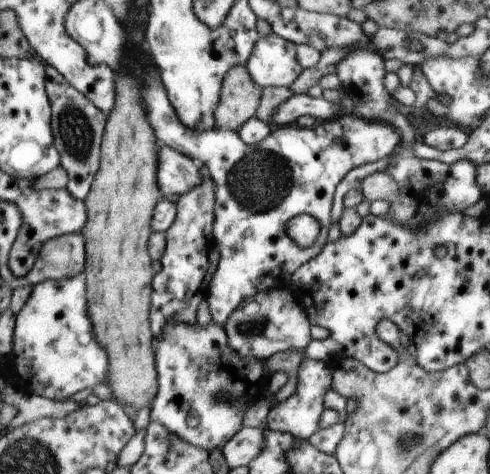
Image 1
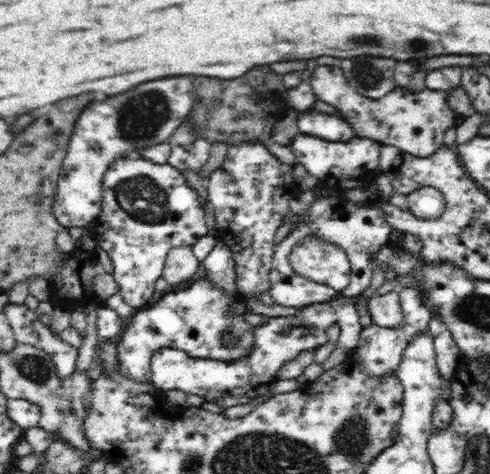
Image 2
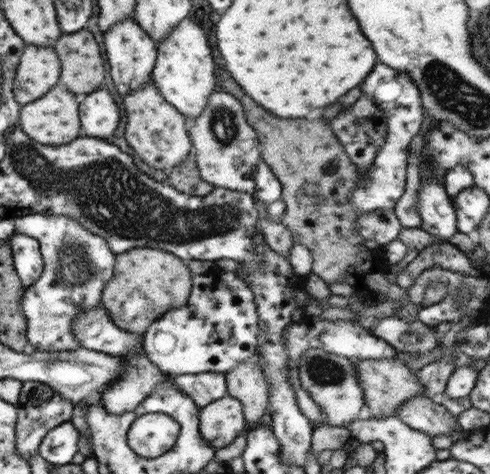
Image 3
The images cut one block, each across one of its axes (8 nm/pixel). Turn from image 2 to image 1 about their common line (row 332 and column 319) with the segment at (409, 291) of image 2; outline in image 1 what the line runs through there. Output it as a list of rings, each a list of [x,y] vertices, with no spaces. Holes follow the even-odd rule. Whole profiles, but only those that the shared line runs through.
[[[303,358],[299,368],[297,368],[297,386],[293,390],[293,394],[289,398],[285,398],[283,402],[277,402],[269,414],[267,420],[263,422],[265,428],[273,430],[273,432],[281,432],[281,434],[291,434],[297,442],[305,442],[313,432],[319,430],[319,418],[323,412],[323,398],[331,388],[331,370],[329,366],[325,366],[325,362],[321,360],[307,360]]]

